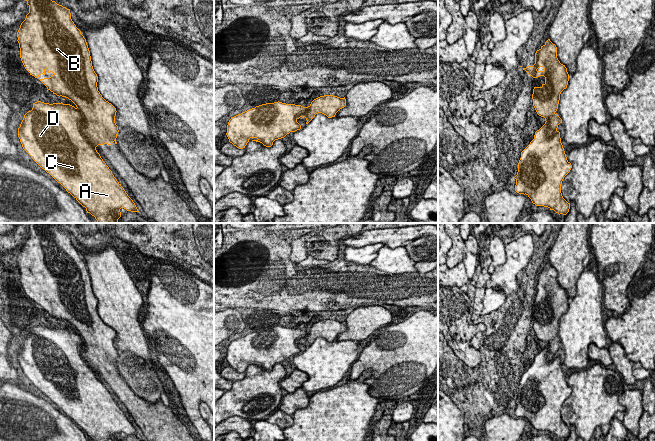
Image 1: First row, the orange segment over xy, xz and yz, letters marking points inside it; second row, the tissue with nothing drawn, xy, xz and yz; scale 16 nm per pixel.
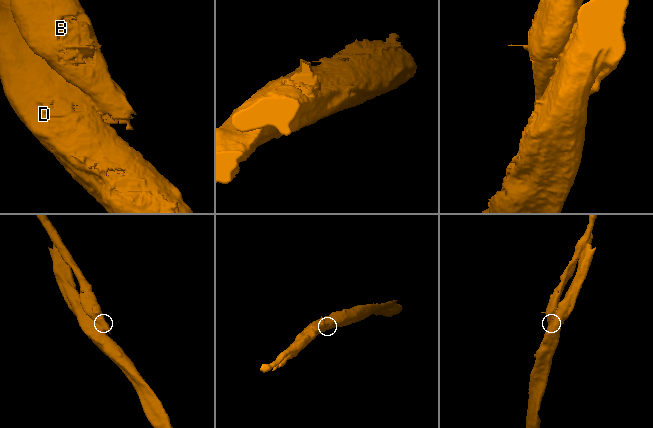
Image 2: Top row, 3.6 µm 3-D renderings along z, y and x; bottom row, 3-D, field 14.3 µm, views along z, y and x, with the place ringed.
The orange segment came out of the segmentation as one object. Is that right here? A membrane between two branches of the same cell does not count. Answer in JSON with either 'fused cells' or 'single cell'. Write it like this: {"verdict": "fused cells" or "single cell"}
{"verdict": "fused cells"}

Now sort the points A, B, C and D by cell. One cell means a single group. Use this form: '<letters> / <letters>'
A C D / B

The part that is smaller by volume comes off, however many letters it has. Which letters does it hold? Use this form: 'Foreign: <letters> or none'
Foreign: B

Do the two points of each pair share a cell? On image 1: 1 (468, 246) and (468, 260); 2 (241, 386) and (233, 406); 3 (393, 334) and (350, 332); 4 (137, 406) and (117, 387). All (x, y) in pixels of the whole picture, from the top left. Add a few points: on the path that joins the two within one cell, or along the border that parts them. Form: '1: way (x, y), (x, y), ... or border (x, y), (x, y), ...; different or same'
1: border (476, 255), (467, 252), (462, 260); different
2: way (241, 391), (241, 397), (237, 401); same
3: border (382, 325), (371, 333); different
4: way (132, 401), (122, 391); same

